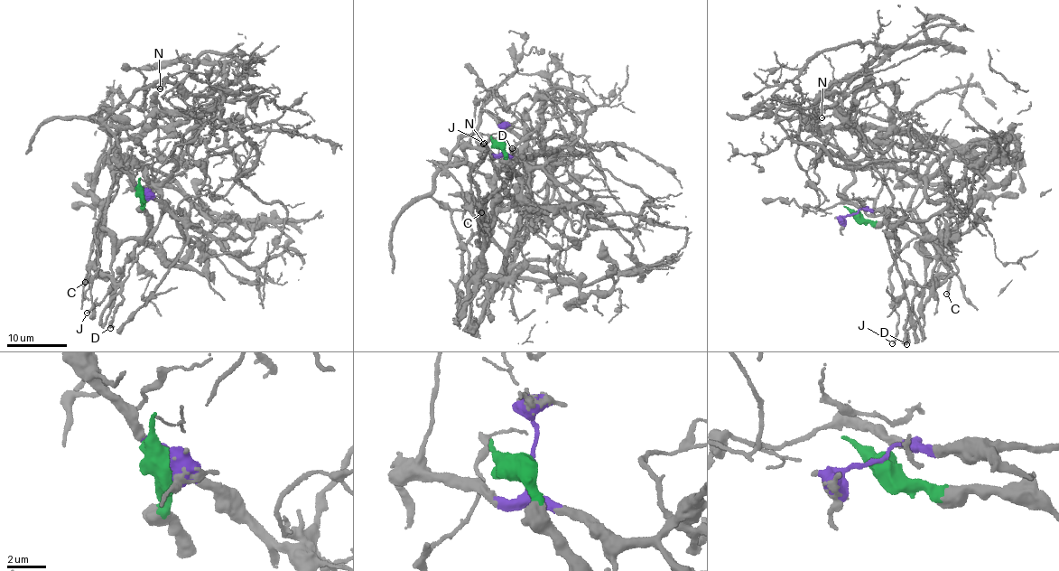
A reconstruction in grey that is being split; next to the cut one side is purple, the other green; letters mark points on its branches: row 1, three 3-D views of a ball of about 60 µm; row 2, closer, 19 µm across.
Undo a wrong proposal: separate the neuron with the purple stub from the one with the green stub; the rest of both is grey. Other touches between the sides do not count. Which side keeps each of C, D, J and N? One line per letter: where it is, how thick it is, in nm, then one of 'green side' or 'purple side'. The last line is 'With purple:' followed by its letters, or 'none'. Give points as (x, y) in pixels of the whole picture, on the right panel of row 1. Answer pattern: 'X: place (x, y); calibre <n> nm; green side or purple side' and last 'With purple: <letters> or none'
C: place (946, 294); calibre 240 nm; green side
D: place (906, 344); calibre 460 nm; green side
J: place (892, 343); calibre 180 nm; green side
N: place (822, 117); calibre 130 nm; purple side
With purple: N

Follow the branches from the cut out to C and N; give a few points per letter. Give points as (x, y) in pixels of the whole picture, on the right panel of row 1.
C: (857, 214), (861, 219), (918, 234), (920, 248), (921, 244), (929, 242), (950, 278), (947, 294)
N: (857, 214), (865, 208), (846, 194), (852, 166), (871, 163), (908, 117), (880, 119), (843, 107), (822, 118)

